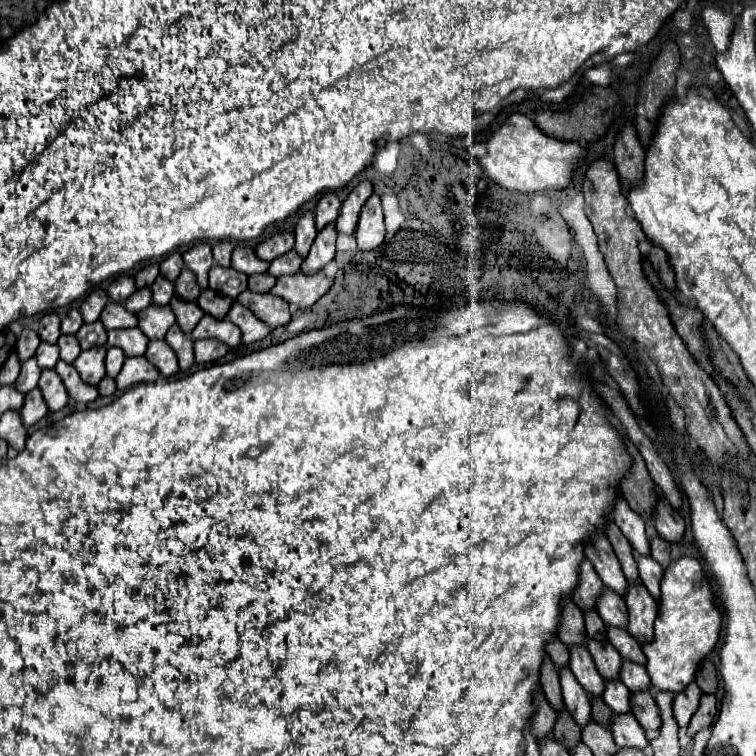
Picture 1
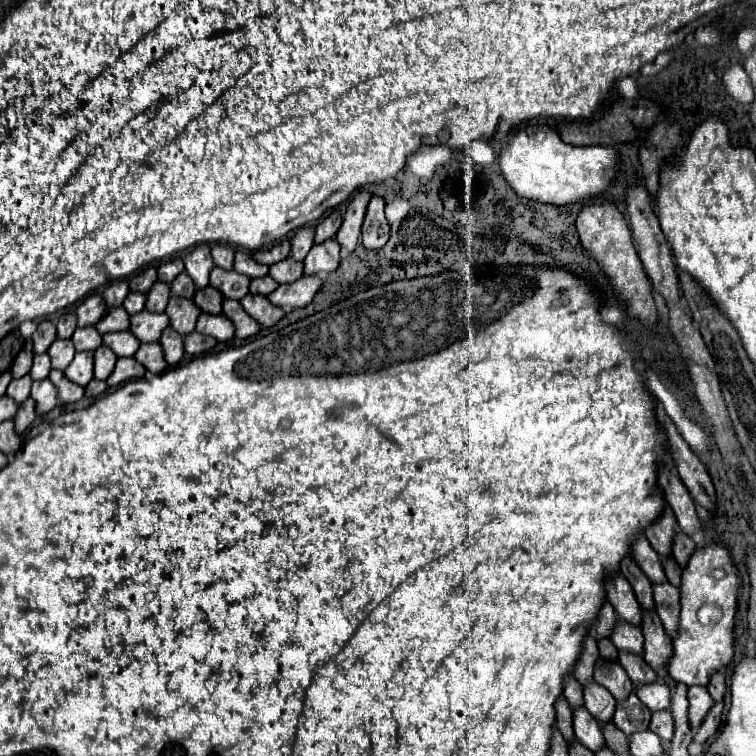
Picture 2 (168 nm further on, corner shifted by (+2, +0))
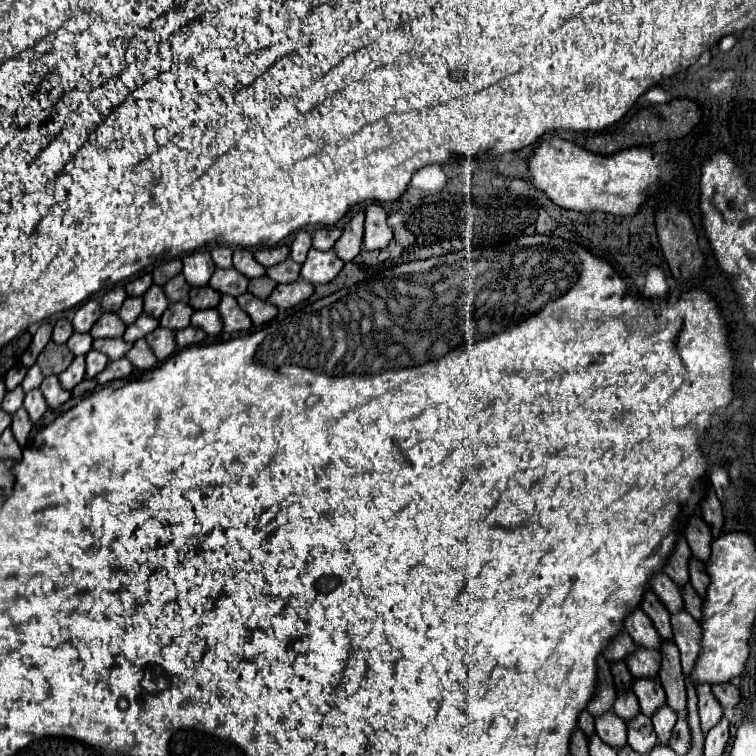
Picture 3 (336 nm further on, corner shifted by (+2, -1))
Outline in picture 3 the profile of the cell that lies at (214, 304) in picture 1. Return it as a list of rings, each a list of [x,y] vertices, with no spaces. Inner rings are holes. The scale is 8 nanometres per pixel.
[[[209,286],[203,288],[191,288],[189,292],[189,304],[193,306],[193,310],[205,310],[205,308],[217,308],[221,300],[221,294],[215,292]]]

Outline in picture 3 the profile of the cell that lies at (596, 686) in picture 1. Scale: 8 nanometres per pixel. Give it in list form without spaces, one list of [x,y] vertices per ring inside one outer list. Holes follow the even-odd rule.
[[[613,712],[601,716],[595,720],[595,730],[597,730],[597,736],[609,744],[611,748],[615,750],[621,750],[623,746],[627,746],[627,726],[625,722],[615,716]]]

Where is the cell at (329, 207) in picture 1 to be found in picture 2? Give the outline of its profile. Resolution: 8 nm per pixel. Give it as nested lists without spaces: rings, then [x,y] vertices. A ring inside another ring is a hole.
[[[331,211],[315,229],[315,243],[323,243],[325,239],[333,239],[337,229],[341,227],[341,213]]]

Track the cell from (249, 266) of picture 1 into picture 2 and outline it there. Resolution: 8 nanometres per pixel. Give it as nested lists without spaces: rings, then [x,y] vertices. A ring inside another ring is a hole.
[[[237,251],[235,253],[235,271],[241,271],[243,275],[247,275],[247,277],[253,279],[253,277],[265,277],[267,271],[269,271],[269,267],[257,263],[249,253]]]

